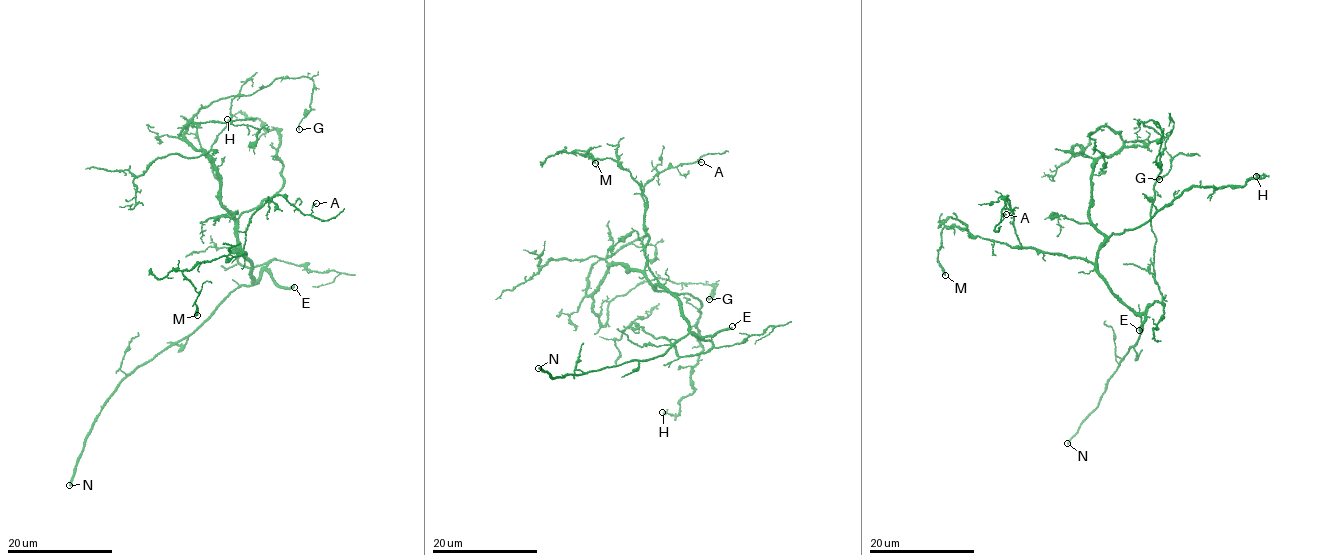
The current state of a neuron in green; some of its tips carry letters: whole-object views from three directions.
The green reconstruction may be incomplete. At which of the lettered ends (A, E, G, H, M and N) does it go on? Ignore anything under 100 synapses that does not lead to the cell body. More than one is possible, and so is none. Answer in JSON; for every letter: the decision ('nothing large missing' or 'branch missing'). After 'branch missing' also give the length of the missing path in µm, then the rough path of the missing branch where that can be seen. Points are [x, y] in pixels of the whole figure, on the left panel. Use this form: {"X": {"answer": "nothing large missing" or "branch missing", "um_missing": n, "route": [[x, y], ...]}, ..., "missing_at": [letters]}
{"A": {"answer": "nothing large missing"}, "E": {"answer": "branch missing", "um_missing": 160}, "G": {"answer": "nothing large missing"}, "H": {"answer": "nothing large missing"}, "M": {"answer": "nothing large missing"}, "N": {"answer": "branch missing", "um_missing": 80}, "missing_at": ["E", "N"]}

